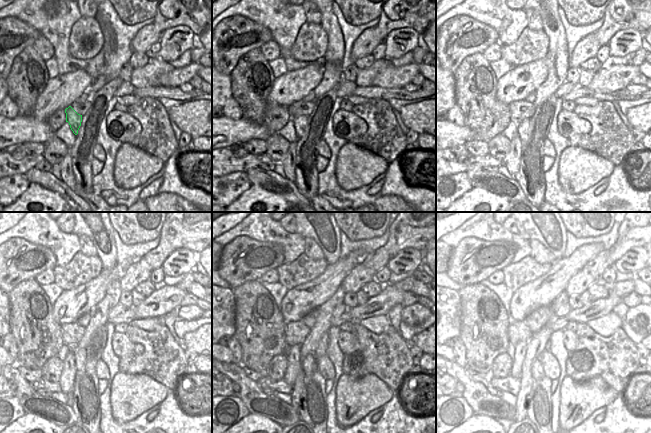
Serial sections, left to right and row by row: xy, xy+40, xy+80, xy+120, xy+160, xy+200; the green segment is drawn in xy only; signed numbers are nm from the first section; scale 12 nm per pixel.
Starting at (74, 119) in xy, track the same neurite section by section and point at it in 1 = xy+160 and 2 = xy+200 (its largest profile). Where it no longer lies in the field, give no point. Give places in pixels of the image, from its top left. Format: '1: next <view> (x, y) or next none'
1: next xy+160 (309, 365)
2: next xy+200 (537, 371)

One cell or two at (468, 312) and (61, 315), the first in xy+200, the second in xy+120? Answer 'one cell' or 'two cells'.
two cells

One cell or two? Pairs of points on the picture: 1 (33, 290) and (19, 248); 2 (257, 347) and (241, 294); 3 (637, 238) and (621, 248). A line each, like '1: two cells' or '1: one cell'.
1: two cells
2: one cell
3: one cell

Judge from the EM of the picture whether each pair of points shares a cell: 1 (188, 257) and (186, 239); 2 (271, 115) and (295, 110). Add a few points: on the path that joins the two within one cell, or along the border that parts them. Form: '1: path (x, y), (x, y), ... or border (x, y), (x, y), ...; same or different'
1: border (176, 248), (188, 248), (197, 253); different
2: border (286, 107), (291, 117); different

